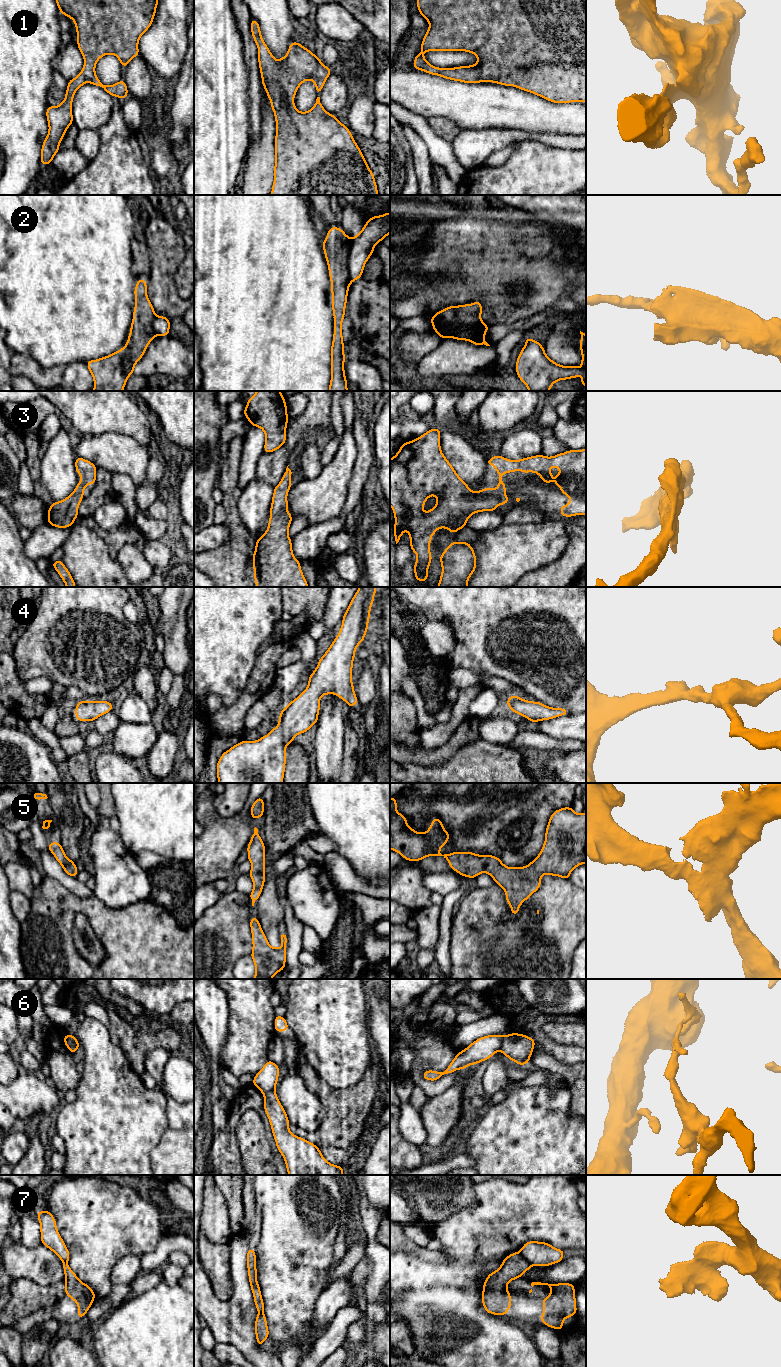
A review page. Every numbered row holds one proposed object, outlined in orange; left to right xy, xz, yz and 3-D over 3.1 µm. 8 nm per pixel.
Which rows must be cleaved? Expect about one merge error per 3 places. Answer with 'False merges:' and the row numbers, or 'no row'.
False merges: 2, 6, 7

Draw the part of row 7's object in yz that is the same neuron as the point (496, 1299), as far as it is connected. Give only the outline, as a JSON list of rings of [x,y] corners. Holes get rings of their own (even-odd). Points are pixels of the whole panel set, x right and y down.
[[[520,1252],[508,1255],[496,1271],[487,1275],[483,1283],[481,1295],[482,1304],[487,1313],[496,1316],[504,1316],[511,1308],[511,1294],[507,1290],[510,1281],[522,1278],[524,1272],[528,1271],[531,1265],[524,1259]]]

